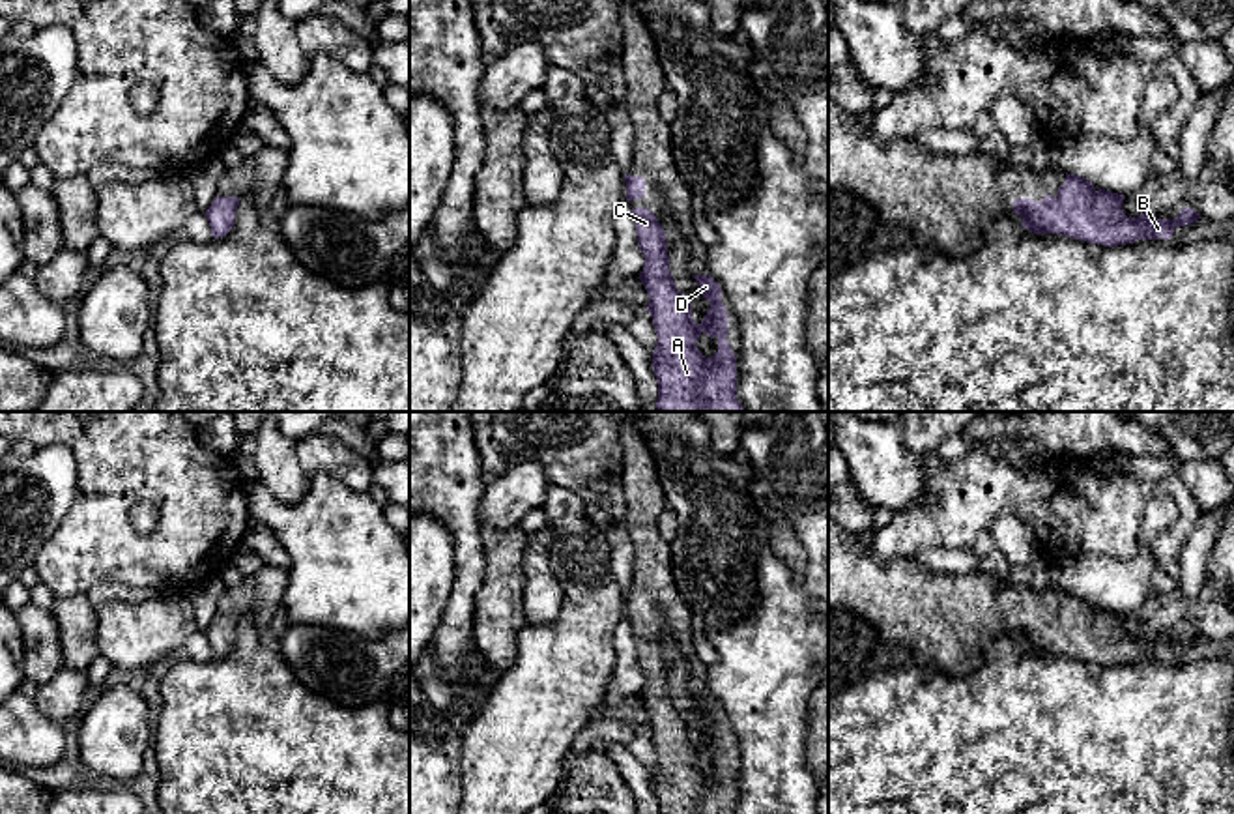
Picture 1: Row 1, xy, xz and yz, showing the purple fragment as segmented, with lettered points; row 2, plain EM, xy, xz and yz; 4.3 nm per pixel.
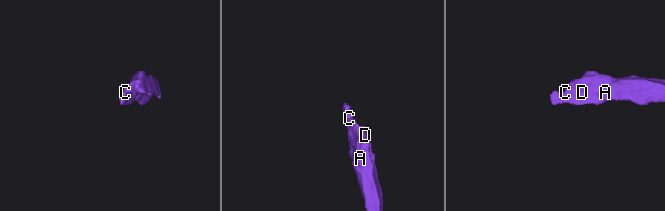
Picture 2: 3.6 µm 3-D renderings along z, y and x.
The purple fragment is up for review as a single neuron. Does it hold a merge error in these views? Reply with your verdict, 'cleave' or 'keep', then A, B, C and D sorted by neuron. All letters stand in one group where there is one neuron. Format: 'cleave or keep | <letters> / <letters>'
keep | A B C D

